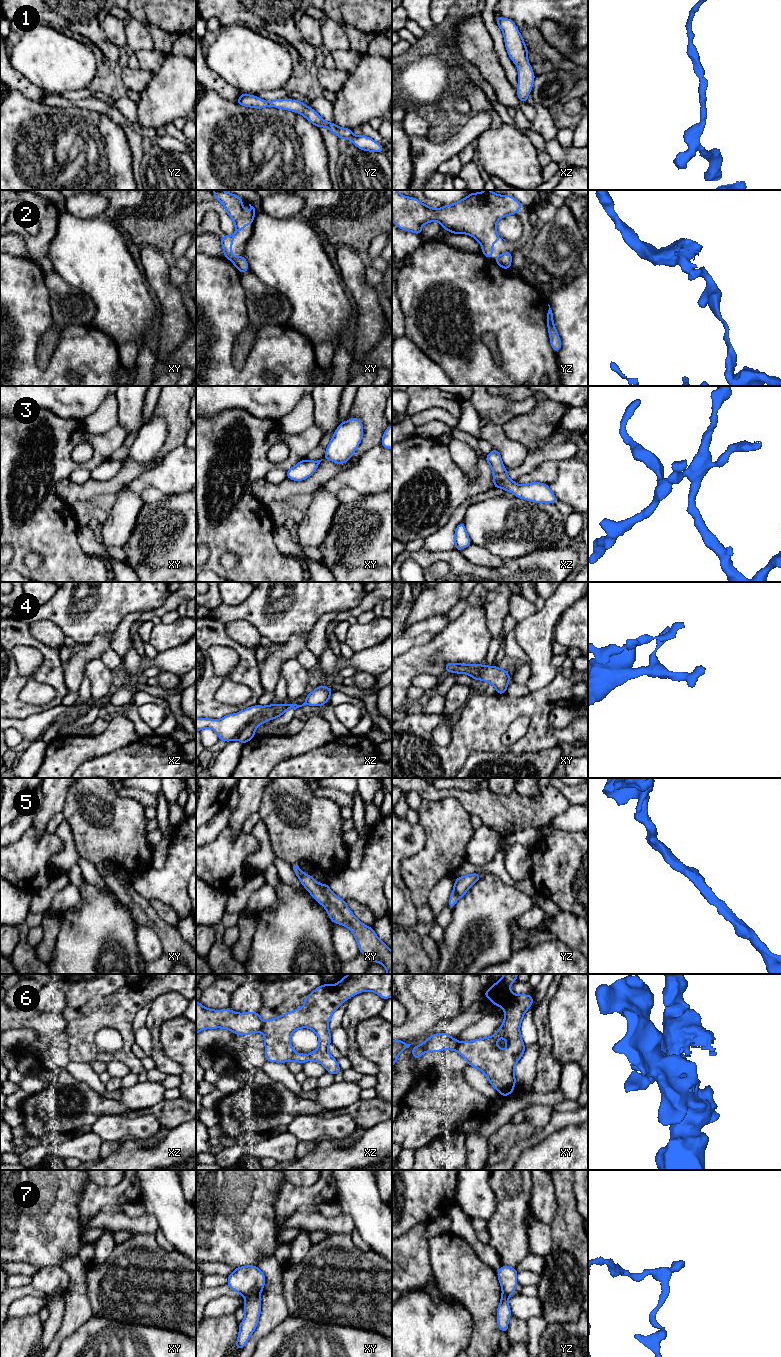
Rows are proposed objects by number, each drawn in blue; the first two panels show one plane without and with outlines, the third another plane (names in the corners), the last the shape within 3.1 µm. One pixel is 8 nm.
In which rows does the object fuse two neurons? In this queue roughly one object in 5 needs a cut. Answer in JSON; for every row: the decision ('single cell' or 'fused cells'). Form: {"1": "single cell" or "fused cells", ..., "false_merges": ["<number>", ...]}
{"1": "single cell", "2": "fused cells", "3": "single cell", "4": "single cell", "5": "single cell", "6": "fused cells", "7": "fused cells", "false_merges": ["2", "6", "7"]}

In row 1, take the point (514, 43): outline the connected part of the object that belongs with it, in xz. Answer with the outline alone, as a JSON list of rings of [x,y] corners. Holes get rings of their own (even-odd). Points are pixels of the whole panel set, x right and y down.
[[[495,17],[504,35],[508,55],[518,66],[517,96],[521,102],[527,103],[528,94],[532,91],[535,74],[528,63],[528,49],[512,19]]]

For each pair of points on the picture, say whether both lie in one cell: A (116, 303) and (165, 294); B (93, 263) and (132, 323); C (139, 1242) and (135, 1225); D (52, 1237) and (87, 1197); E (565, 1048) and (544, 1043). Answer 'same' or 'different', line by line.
A: different
B: same
C: different
D: different
E: different

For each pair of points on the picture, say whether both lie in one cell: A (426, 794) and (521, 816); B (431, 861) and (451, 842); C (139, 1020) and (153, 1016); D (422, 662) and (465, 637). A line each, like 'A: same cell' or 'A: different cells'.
A: same cell
B: same cell
C: different cells
D: same cell

